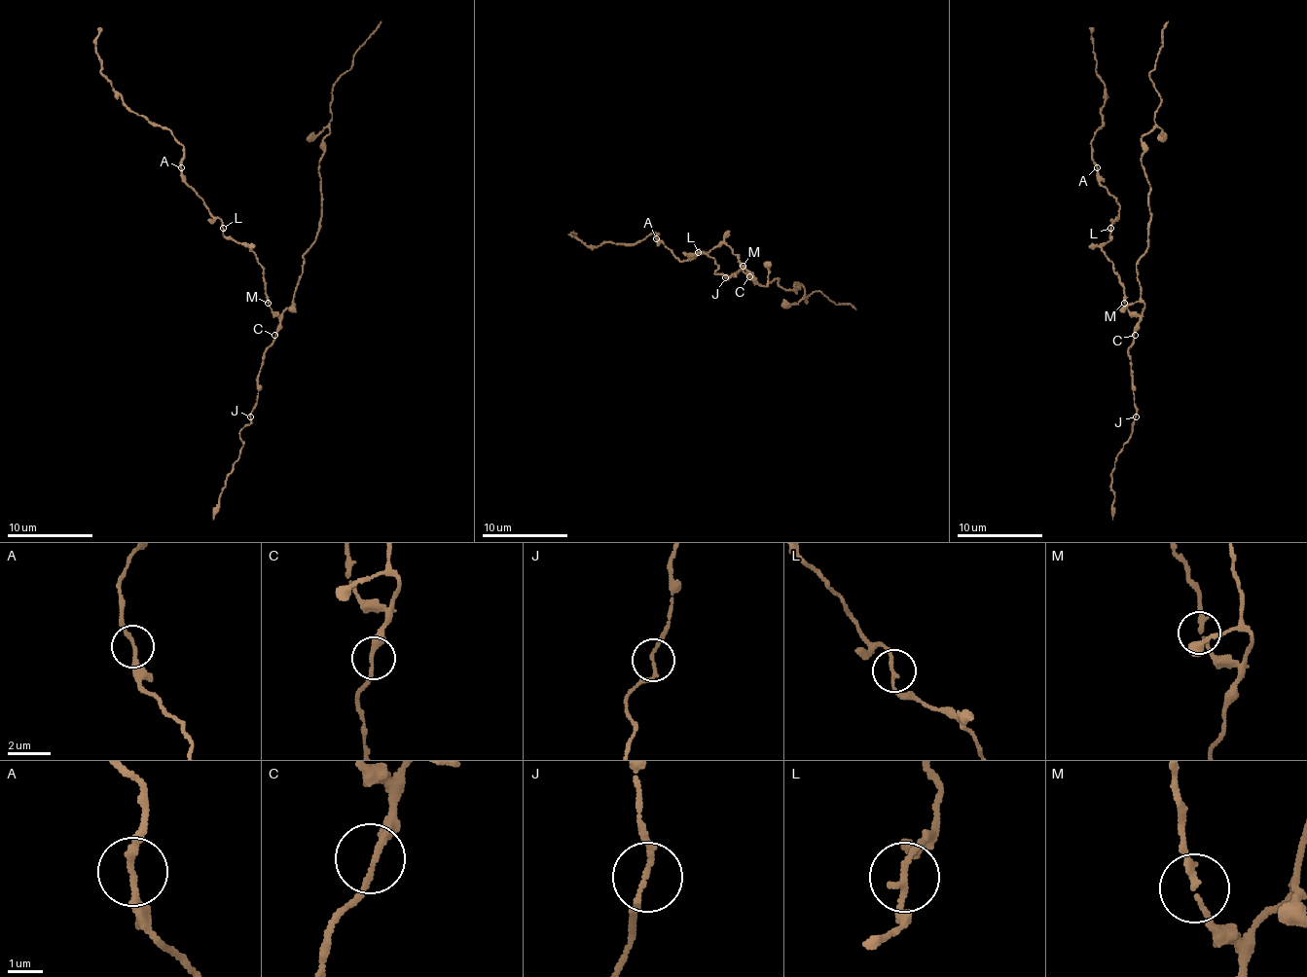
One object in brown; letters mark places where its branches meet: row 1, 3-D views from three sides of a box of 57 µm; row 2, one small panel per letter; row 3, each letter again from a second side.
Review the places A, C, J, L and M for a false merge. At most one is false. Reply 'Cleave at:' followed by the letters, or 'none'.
Cleave at: none

